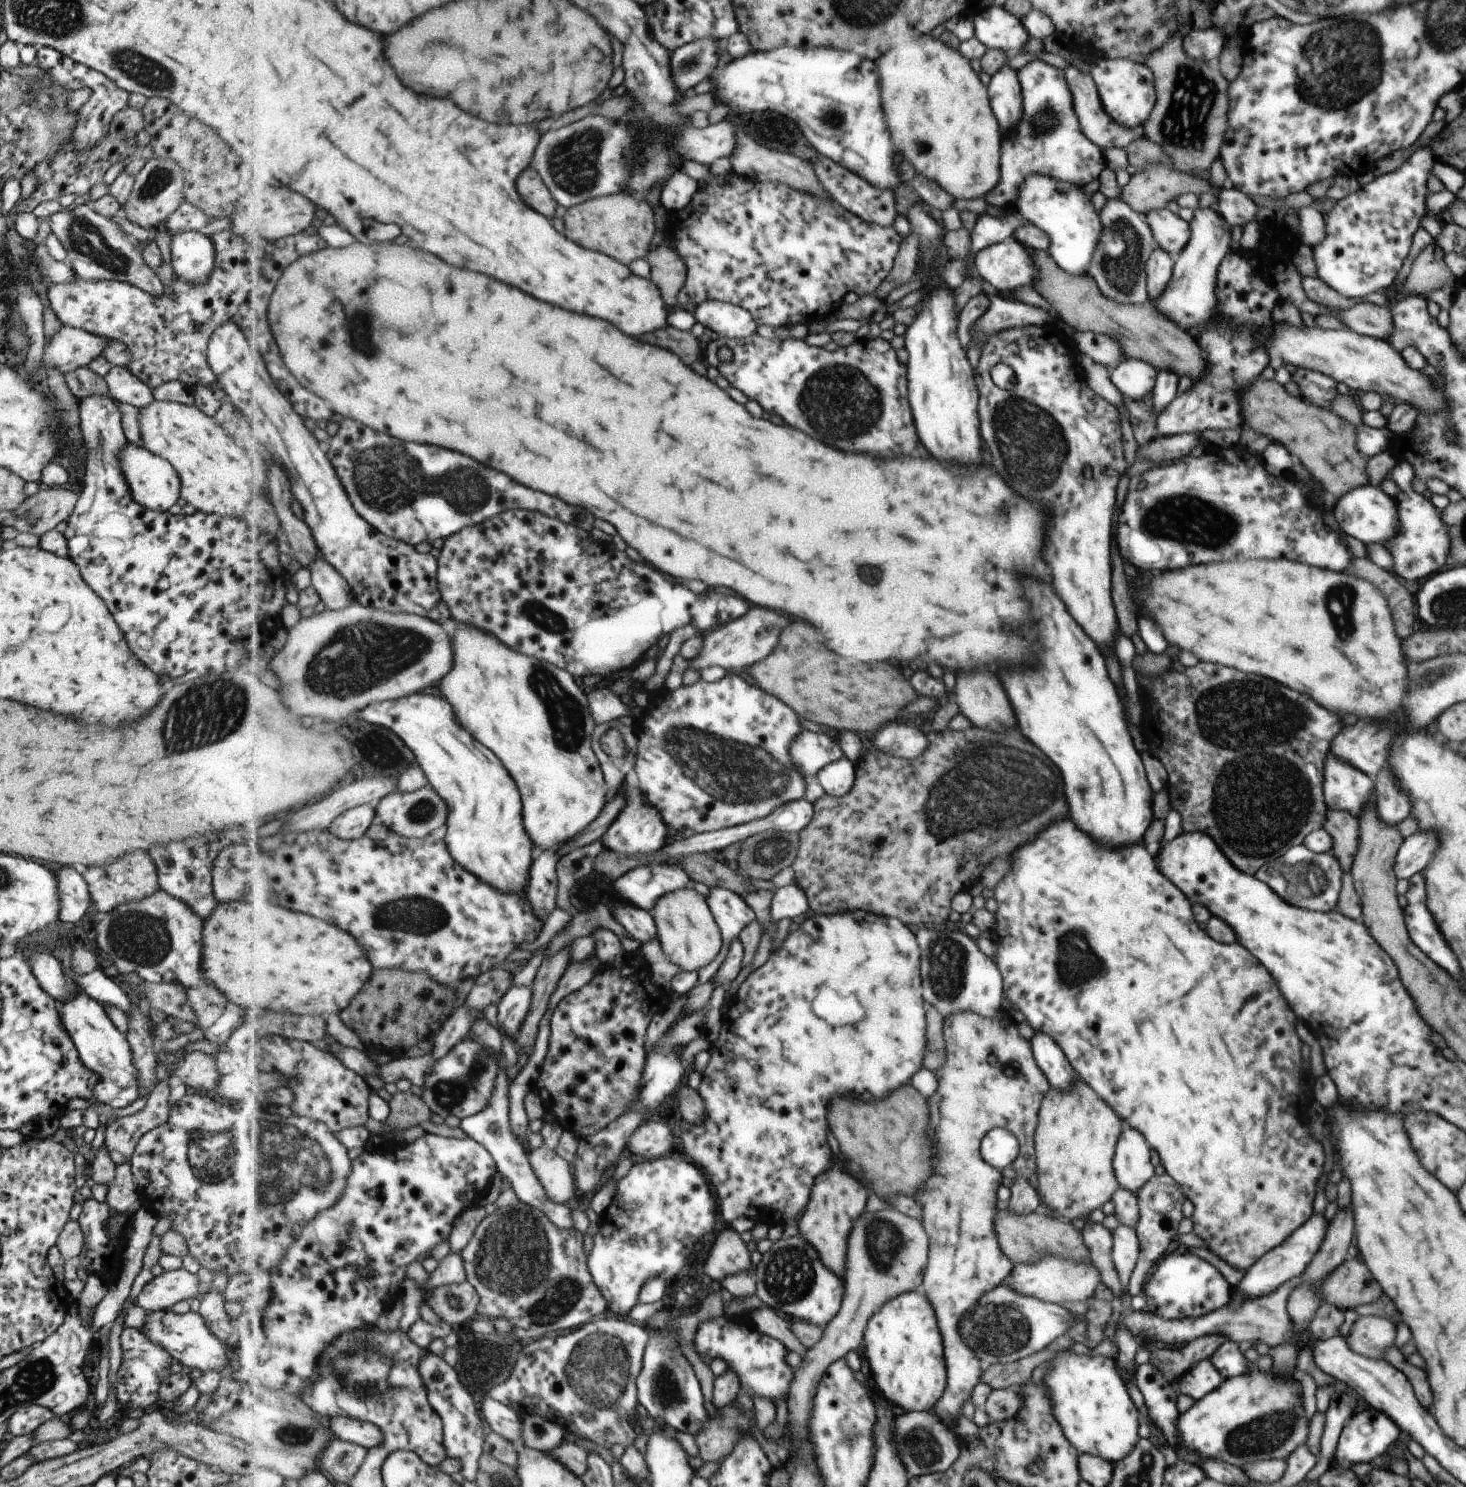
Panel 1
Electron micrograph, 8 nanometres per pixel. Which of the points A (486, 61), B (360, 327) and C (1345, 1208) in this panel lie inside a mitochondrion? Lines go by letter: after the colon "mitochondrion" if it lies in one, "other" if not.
A: mitochondrion
B: mitochondrion
C: other

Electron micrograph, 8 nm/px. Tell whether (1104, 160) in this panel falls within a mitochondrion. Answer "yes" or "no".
no

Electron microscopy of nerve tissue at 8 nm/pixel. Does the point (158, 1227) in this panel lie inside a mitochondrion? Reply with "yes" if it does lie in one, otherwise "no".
no

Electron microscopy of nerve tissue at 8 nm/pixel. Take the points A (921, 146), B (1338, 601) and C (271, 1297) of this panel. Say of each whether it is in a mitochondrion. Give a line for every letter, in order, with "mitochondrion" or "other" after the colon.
A: mitochondrion
B: mitochondrion
C: other

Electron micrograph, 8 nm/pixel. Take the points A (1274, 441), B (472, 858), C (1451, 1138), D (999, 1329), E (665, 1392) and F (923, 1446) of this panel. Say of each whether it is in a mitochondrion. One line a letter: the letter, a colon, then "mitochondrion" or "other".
A: other
B: other
C: other
D: mitochondrion
E: mitochondrion
F: mitochondrion

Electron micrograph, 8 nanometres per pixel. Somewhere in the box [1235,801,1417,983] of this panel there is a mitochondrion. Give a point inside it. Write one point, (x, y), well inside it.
(1302, 881)

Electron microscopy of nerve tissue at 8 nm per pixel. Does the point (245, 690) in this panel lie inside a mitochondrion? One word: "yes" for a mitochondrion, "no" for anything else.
yes

